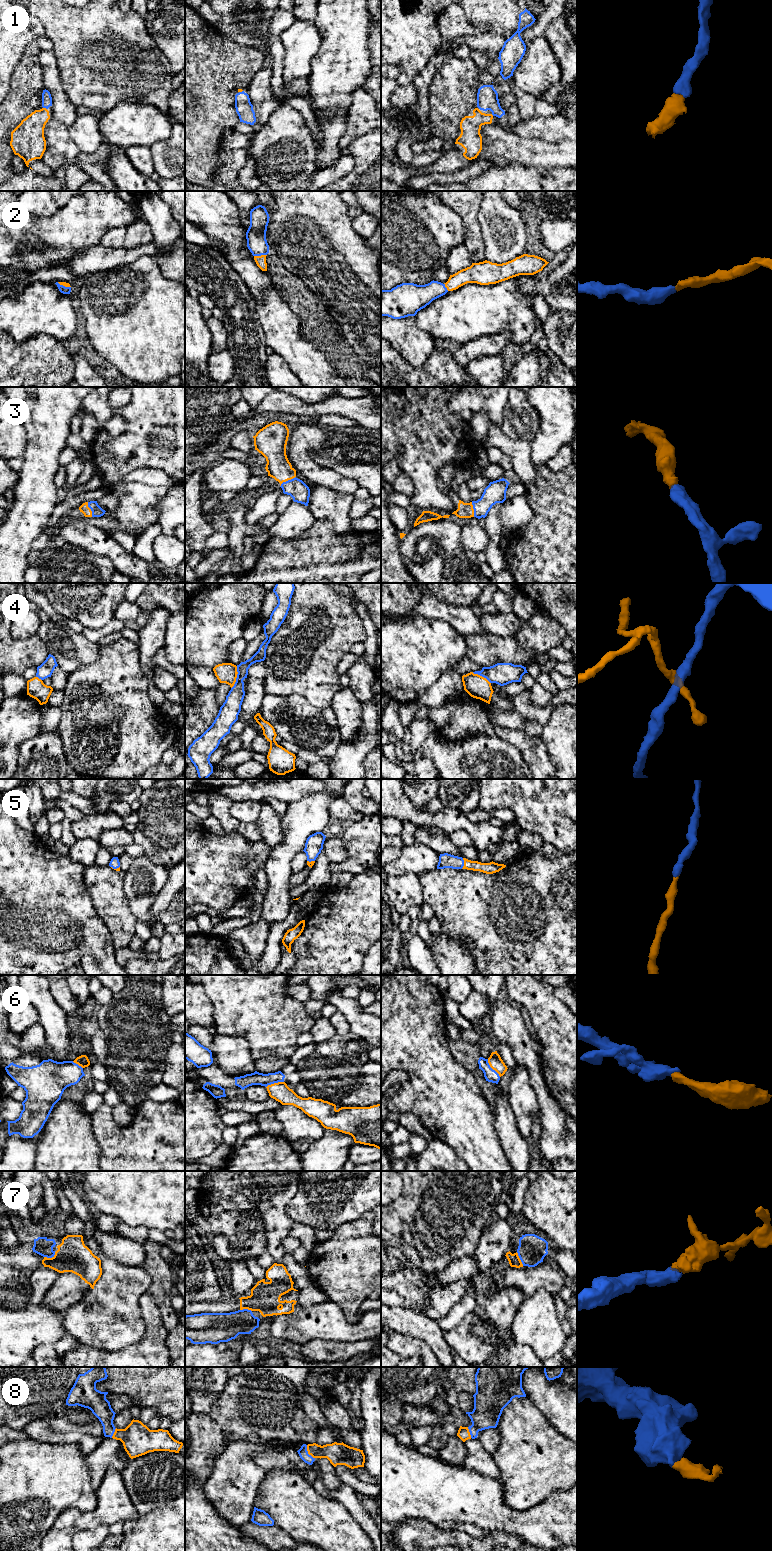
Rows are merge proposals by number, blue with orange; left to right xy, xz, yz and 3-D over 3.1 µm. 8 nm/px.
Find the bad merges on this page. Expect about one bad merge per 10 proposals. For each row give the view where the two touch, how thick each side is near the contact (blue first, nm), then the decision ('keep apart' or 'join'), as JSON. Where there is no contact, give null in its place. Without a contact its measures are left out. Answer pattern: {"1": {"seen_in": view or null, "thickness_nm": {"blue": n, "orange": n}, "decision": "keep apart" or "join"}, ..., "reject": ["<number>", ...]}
{"1": {"seen_in": "xy", "thickness_nm": {"blue": 80, "orange": 220}, "decision": "join"}, "2": {"seen_in": "xz", "thickness_nm": {"blue": 160, "orange": 80}, "decision": "join"}, "3": {"seen_in": "xz", "thickness_nm": {"blue": 160, "orange": 190}, "decision": "join"}, "4": {"seen_in": "xz", "thickness_nm": {"blue": 150, "orange": 160}, "decision": "keep apart"}, "5": {"seen_in": "yz", "thickness_nm": {"blue": 120, "orange": 100}, "decision": "join"}, "6": {"seen_in": "yz", "thickness_nm": {"blue": 100, "orange": 110}, "decision": "join"}, "7": {"seen_in": "xy", "thickness_nm": {"blue": 140, "orange": 260}, "decision": "join"}, "8": {"seen_in": "xz", "thickness_nm": {"blue": 80, "orange": 180}, "decision": "join"}, "reject": ["4"]}

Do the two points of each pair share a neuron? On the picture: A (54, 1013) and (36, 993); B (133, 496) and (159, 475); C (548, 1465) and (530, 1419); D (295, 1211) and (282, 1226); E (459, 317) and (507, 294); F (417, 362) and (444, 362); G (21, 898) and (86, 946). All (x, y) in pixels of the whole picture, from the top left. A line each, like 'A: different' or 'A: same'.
A: same
B: different
C: same
D: different
E: same
F: different
G: same

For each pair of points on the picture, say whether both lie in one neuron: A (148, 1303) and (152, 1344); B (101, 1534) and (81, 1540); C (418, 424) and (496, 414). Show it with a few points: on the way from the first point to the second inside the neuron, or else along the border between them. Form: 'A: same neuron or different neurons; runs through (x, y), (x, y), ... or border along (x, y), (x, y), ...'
A: same neuron; runs through (150, 1313), (152, 1318), (152, 1334)
B: same neuron; runs through (96, 1537), (92, 1540), (86, 1540)
C: same neuron; runs through (437, 414), (448, 414), (461, 406), (477, 406)

